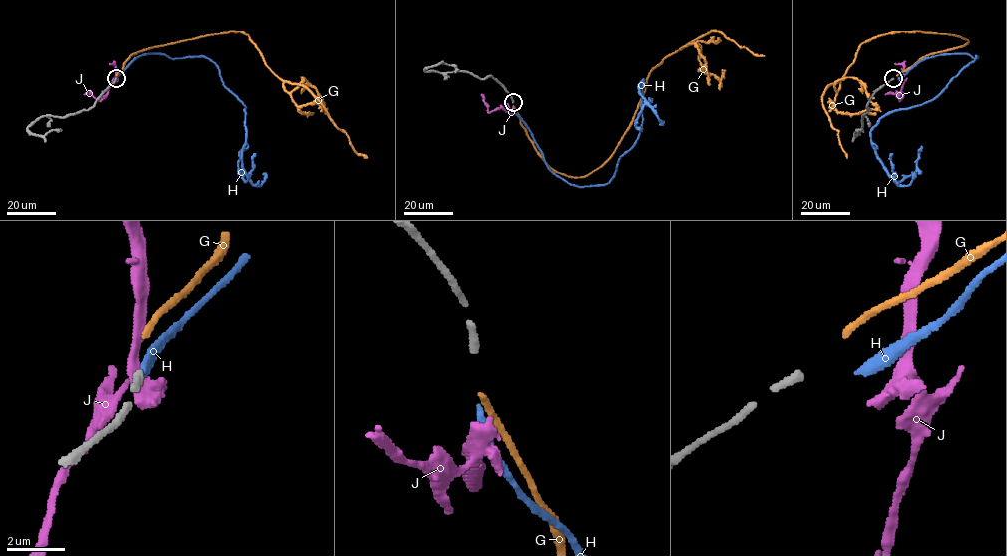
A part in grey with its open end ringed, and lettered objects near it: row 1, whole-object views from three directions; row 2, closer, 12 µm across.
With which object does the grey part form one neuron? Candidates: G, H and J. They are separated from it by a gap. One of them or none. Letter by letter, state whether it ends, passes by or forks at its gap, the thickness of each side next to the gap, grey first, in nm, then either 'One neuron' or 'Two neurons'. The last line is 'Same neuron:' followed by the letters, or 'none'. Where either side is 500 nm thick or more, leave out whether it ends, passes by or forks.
G: It ends there. Thickness 280 nm (grey) against 200 nm. Two neurons
H: It ends there. Thickness 280 nm (grey) against 280 nm. Two neurons
J: It ends there. Thickness 280 nm (grey) against 480 nm. Two neurons
Same neuron: none

